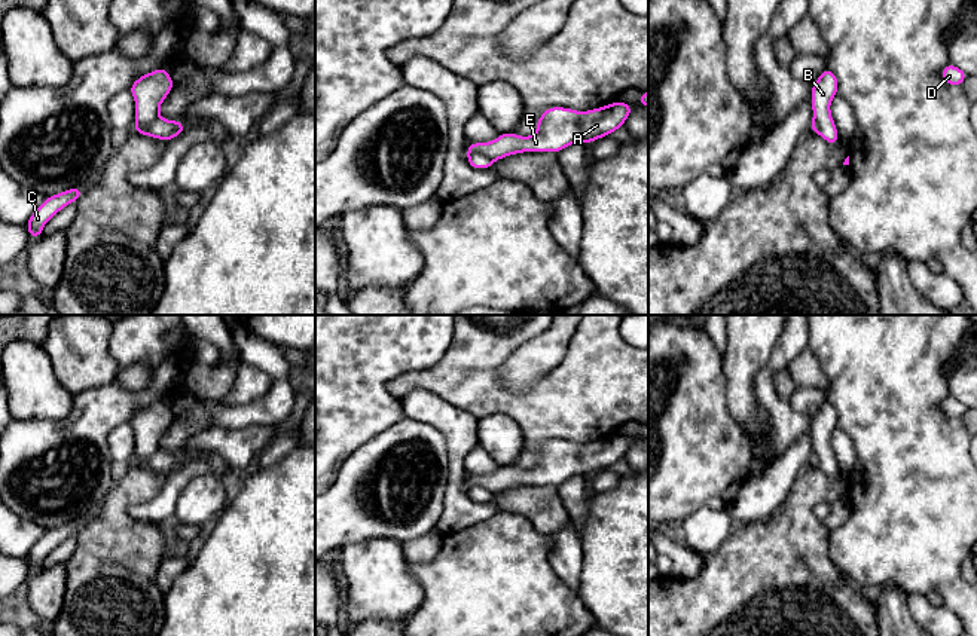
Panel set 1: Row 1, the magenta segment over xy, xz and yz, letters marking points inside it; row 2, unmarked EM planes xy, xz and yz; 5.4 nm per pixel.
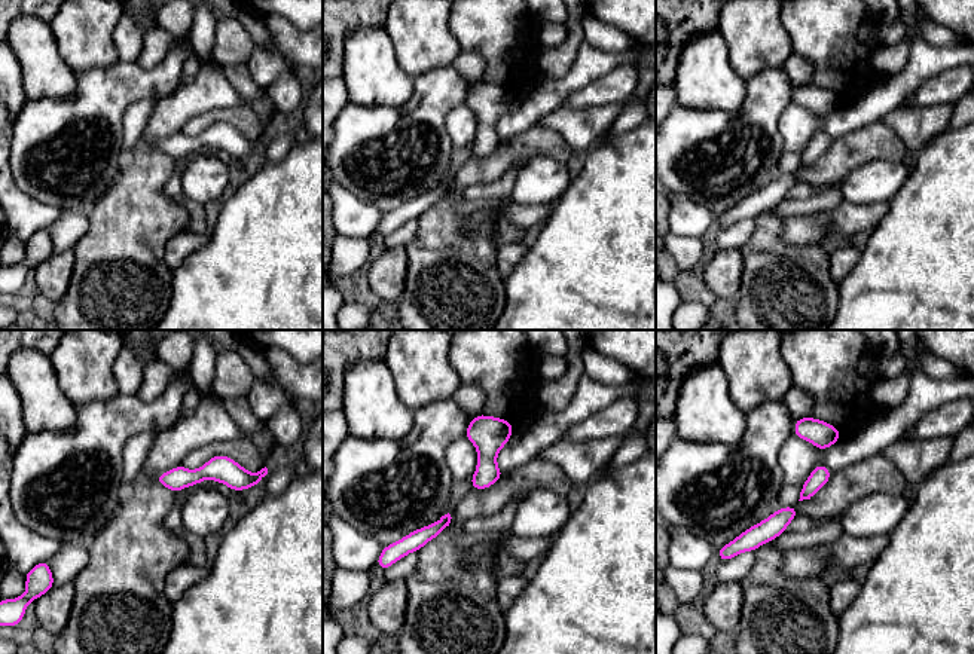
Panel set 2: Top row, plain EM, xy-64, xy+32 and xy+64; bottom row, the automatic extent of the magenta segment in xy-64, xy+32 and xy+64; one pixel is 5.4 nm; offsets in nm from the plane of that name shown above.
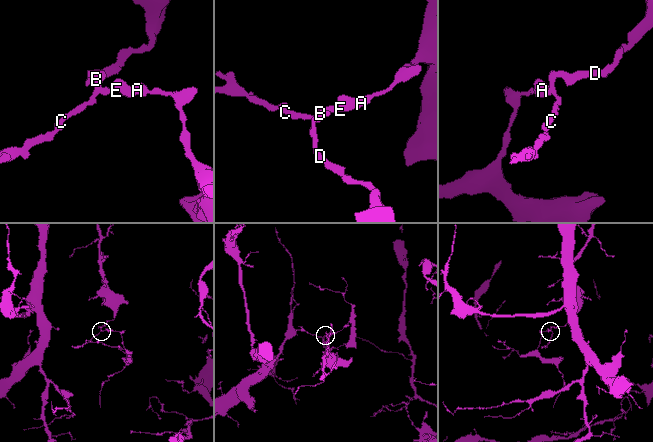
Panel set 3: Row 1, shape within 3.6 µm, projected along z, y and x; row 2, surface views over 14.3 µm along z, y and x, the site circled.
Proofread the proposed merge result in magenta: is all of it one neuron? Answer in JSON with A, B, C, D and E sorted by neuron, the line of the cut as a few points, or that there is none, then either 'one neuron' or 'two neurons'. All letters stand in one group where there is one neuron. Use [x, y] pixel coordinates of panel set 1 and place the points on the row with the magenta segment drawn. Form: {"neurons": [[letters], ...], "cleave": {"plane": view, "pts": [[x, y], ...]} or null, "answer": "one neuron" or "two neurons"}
{"neurons": [["A", "E"], ["B", "C", "D"]], "cleave": {"plane": "xz", "pts": [[467, 153], [485, 153], [492, 161]]}, "answer": "two neurons"}

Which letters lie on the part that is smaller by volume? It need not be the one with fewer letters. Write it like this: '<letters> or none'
A, E

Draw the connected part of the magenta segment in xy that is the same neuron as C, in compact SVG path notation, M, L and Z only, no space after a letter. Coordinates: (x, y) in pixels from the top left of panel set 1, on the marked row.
M71 187L58 195L46 196L43 204L30 215L25 224L30 238L40 238L45 224L70 202L77 202L82 195L82 187Z

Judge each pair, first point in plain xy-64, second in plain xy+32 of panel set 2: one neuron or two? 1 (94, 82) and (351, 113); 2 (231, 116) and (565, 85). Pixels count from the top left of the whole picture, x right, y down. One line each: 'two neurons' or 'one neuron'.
1: one neuron
2: two neurons

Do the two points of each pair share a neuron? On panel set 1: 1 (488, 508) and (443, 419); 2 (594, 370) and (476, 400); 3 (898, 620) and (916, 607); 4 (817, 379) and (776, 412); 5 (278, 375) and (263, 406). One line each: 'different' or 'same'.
1: same
2: same
3: different
4: different
5: same

